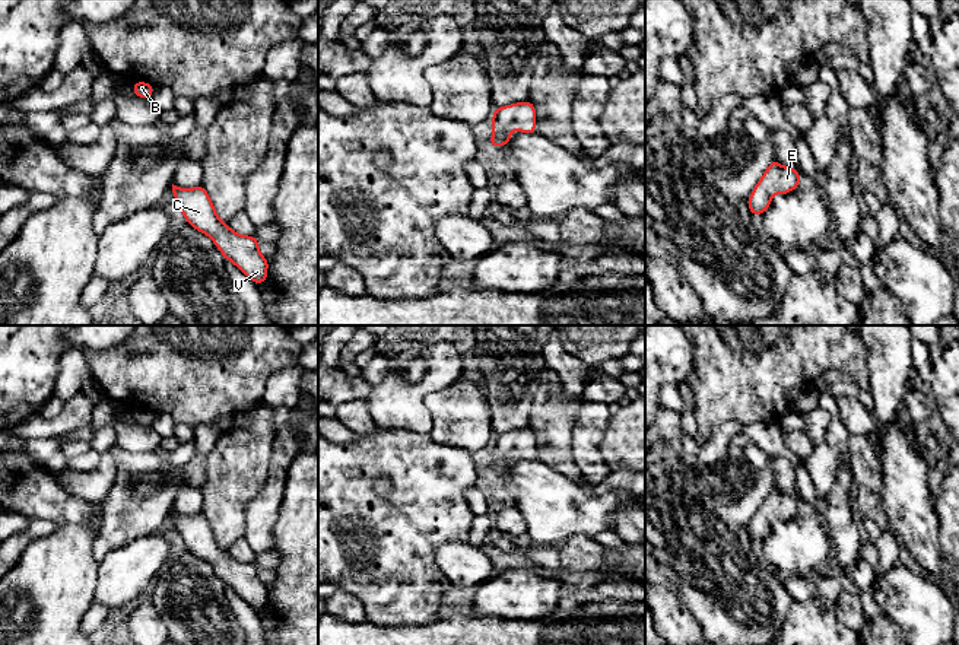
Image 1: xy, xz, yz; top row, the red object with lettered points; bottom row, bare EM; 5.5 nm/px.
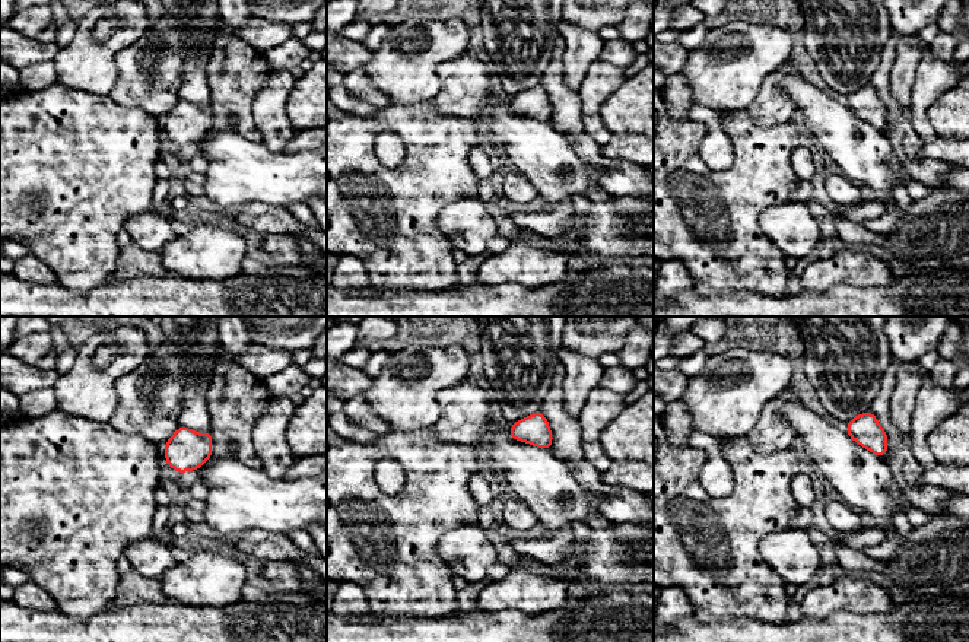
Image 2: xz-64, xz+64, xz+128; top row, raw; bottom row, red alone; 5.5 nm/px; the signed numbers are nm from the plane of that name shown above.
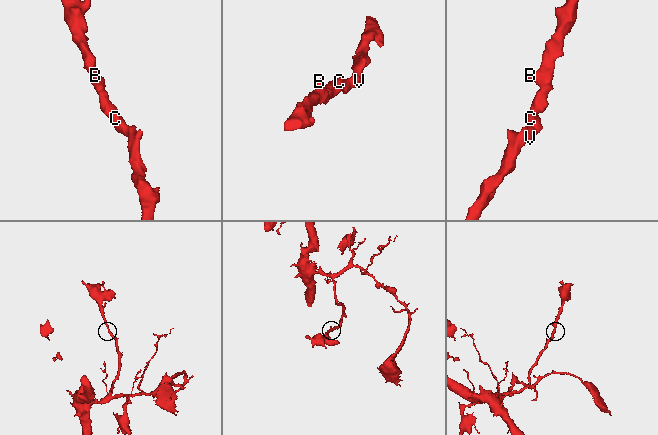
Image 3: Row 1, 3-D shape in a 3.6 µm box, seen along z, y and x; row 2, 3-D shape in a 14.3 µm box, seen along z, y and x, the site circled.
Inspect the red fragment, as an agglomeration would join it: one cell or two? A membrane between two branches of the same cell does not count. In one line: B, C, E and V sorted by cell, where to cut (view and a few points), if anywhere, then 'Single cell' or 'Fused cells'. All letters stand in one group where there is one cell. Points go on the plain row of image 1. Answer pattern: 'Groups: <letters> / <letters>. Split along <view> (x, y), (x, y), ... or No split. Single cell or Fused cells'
Groups: B C E V. No split. Single cell

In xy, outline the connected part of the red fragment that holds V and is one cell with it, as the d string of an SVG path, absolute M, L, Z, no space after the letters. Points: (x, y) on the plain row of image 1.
M172 511L172 520L188 552L210 563L226 587L257 611L267 606L269 587L260 581L255 563L238 562L222 549L203 512L184 517Z

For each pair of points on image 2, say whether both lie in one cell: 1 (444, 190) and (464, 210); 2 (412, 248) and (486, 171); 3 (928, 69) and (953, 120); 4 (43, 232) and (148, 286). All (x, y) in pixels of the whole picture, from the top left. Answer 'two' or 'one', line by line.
1: two
2: two
3: two
4: two

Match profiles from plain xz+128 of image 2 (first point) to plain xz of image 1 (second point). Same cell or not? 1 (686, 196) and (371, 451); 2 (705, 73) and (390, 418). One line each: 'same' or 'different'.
1: same
2: same

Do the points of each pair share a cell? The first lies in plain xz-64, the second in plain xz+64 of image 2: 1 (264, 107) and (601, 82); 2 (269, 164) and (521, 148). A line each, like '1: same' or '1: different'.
1: same
2: same

